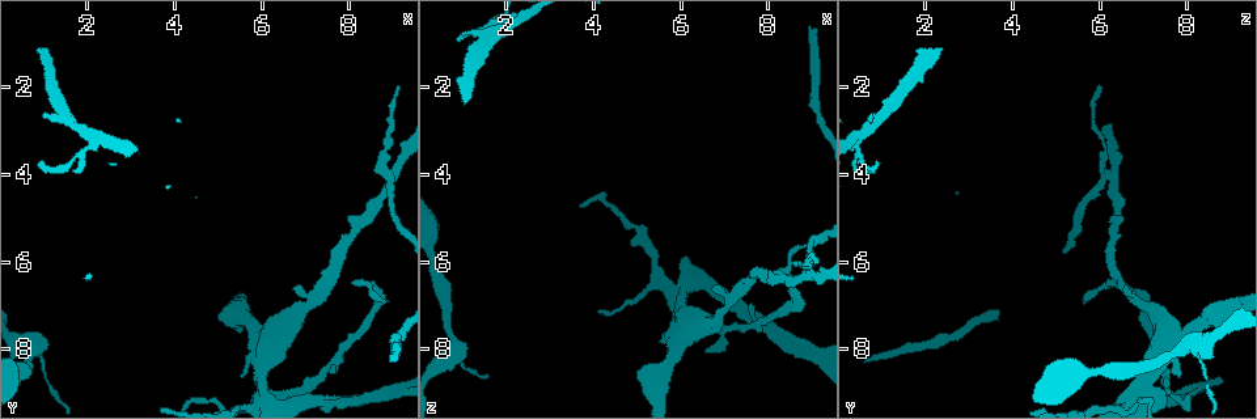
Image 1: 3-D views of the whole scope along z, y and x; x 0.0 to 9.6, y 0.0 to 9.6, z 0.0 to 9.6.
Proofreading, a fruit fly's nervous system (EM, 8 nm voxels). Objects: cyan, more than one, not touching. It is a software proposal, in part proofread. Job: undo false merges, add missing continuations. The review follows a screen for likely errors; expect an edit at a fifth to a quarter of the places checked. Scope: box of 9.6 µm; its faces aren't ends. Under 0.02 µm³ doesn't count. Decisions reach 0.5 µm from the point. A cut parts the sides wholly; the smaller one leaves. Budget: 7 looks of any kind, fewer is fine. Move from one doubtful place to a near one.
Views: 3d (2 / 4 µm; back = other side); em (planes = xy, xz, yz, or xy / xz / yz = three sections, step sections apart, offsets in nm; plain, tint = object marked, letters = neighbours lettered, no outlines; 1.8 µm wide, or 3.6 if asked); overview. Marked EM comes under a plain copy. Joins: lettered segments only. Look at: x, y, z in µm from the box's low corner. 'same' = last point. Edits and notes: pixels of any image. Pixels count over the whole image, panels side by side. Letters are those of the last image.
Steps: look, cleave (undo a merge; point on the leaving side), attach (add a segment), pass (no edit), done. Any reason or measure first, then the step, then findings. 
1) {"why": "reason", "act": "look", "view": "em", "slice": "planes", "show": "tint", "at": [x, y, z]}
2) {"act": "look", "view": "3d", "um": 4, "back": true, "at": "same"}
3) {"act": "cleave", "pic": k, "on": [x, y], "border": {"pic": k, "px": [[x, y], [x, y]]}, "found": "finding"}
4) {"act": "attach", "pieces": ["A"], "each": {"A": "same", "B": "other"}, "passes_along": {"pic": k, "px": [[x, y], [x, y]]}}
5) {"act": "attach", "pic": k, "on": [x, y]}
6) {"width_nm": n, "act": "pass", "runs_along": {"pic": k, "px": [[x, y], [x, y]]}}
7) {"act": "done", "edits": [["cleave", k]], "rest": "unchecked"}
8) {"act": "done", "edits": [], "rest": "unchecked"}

{"why": "three-way junction", "act": "look", "view": "em", "slice": "planes", "show": "tint", "at": [9.00, 4.05, 6.20]}

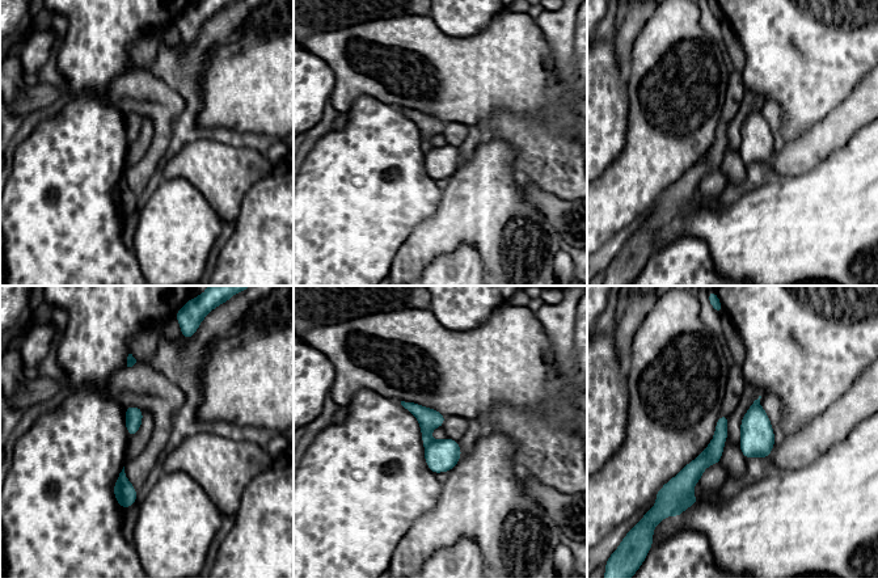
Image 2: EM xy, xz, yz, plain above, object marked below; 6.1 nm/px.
{"act": "look", "view": "em", "slice": "planes", "show": "letters", "at": "same"}

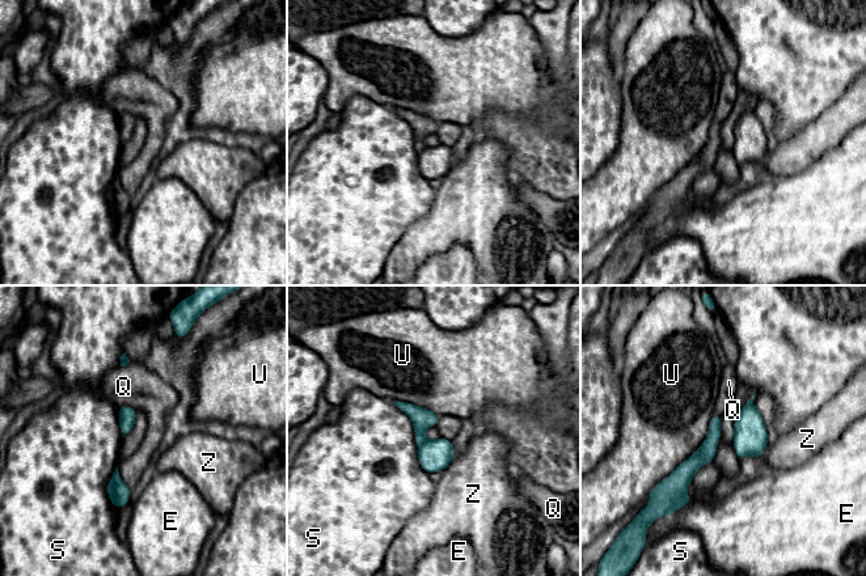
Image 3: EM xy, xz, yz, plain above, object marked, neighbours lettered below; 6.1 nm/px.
{"width_nm": 110, "act": "cleave", "pic": 3, "on": [422, 418], "each": {"E": "other", "Q": "other", "S": "other", "U": "other", "Z": "other"}, "border": {"pic": 3, "px": [[426, 440], [418, 445]]}, "found": "two neurons meet here"}

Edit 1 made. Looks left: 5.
{"why": "free end", "act": "look", "view": "em", "slice": "xz", "step": 4, "show": "tint", "at": [9.00, 8.25, 0.70]}

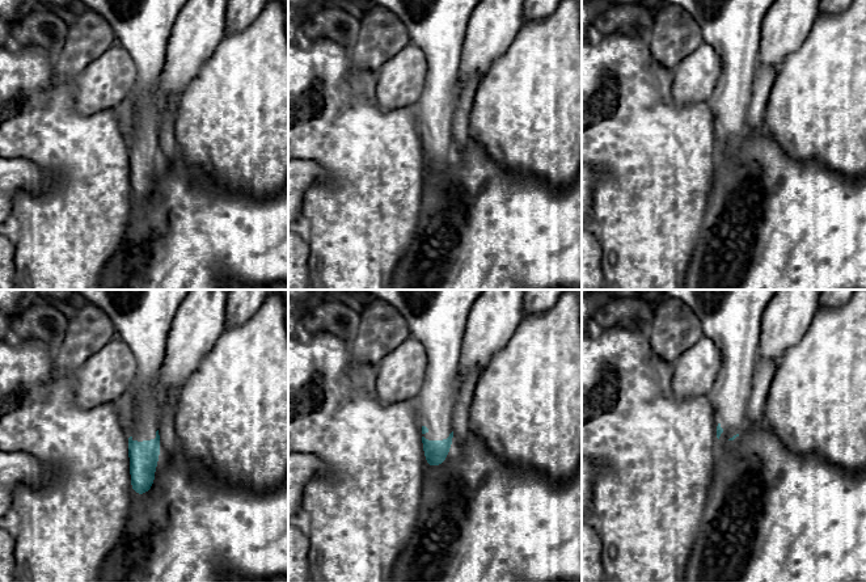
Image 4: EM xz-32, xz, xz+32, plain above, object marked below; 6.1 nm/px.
{"why": "see the neighbours", "act": "look", "view": "em", "slice": "xz", "step": 4, "show": "letters", "at": "same"}

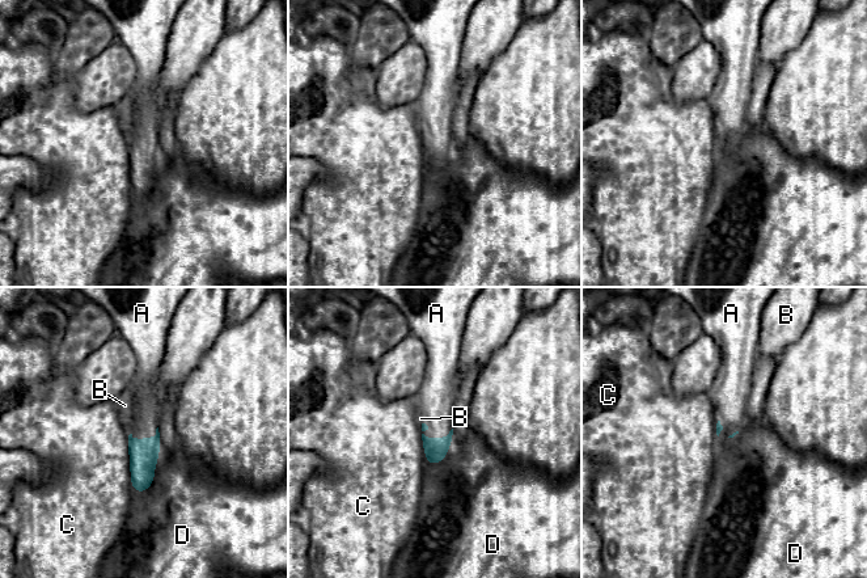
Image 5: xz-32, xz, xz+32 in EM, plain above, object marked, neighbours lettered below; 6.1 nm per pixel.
{"act": "attach", "pieces": ["A"], "each": {"A": "same", "B": "other", "C": "other", "D": "other"}, "passes_along": {"pic": 5, "px": [[435, 448], [438, 438], [436, 397]]}, "found": "it goes on there"}

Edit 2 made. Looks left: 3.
{"why": "see it whole again", "act": "look", "view": "overview"}

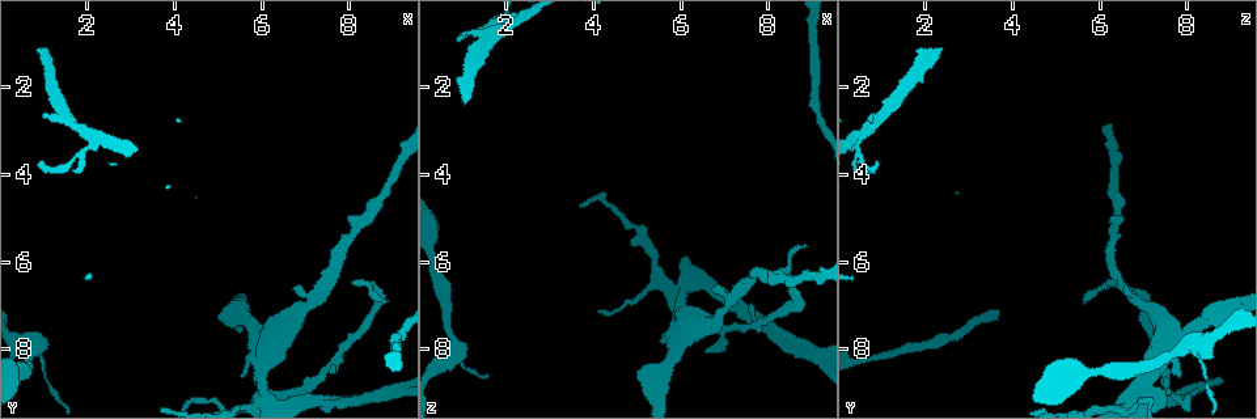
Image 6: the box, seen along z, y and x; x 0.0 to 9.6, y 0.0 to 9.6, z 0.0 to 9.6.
{"why": "thin end", "act": "look", "view": "3d", "um": 2, "at": [1.00, 2.65, 0.75]}

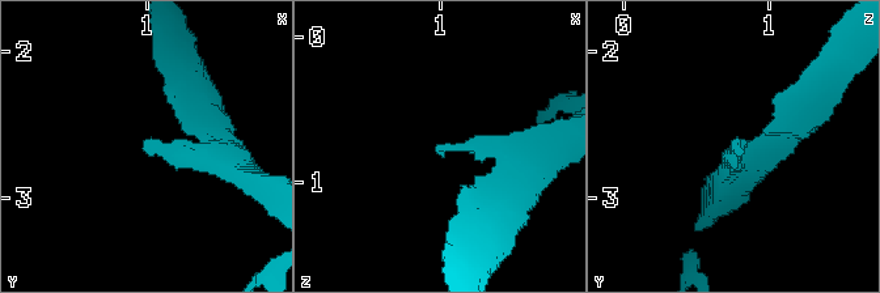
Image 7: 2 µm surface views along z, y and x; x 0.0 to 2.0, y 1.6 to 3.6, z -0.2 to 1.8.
{"act": "look", "view": "em", "slice": "planes", "show": "letters", "at": [0.96, 2.60, 0.76]}

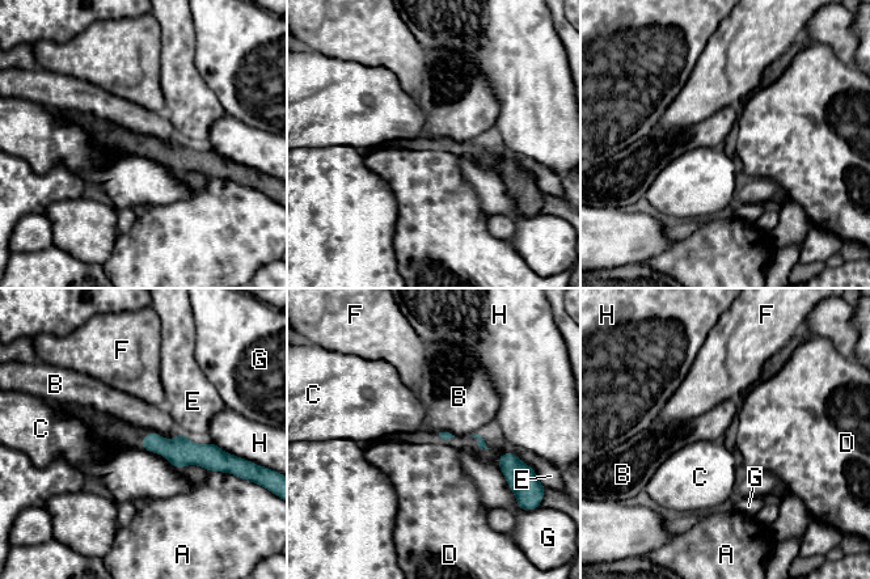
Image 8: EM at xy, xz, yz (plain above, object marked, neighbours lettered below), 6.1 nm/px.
{"act": "pass", "each": {"A": "other", "B": "other", "C": "other", "D": "other", "E": "other", "F": "other", "G": "other", "H": "other"}, "border": {"pic": 8, "px": [[155, 431], [167, 439], [180, 434]]}, "found": "none of them fits"}

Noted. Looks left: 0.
{"act": "done", "edits": [["cleave", 3], ["attach", 5]], "rest": "unchecked"}

